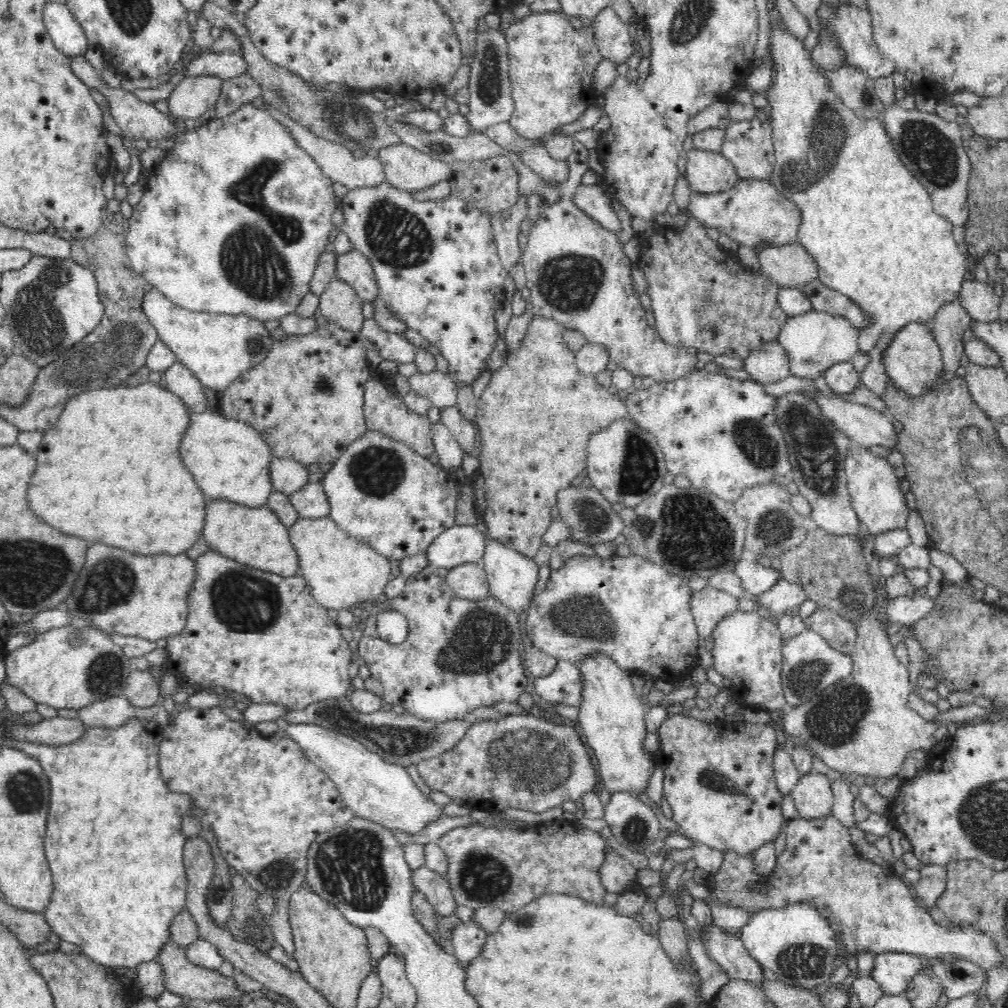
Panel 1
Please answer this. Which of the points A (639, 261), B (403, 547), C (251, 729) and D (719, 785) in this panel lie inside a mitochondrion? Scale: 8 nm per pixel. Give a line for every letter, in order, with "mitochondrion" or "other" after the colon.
A: other
B: other
C: other
D: mitochondrion

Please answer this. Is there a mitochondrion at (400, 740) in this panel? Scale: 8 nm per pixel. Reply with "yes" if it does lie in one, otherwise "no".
yes

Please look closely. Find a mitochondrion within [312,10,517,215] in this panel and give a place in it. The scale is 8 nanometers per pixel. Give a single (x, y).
(489, 80)

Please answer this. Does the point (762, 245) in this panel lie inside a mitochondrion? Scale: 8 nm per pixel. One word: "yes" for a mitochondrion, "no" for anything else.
no

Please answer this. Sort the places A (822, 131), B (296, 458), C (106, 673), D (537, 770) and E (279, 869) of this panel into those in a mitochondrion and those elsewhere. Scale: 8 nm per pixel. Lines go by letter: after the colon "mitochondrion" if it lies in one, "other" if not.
A: mitochondrion
B: other
C: mitochondrion
D: mitochondrion
E: mitochondrion

